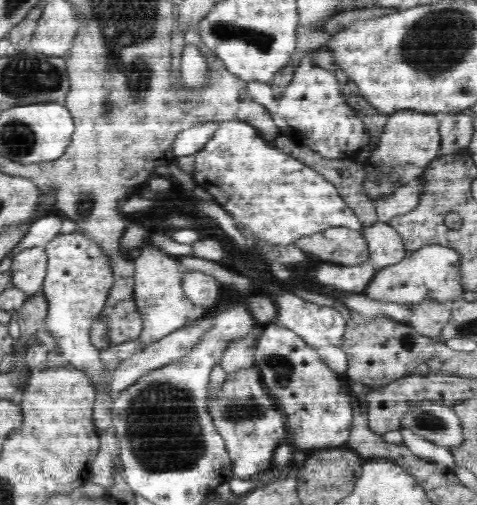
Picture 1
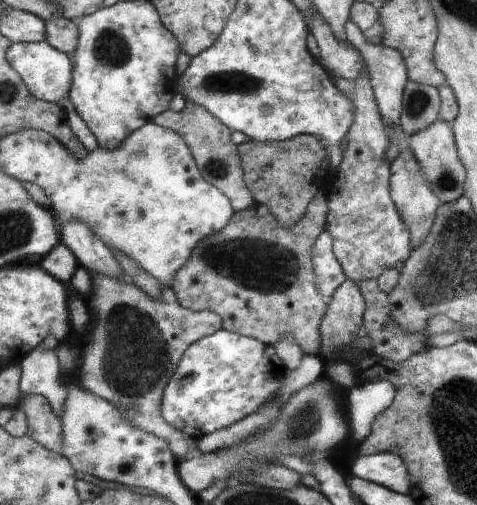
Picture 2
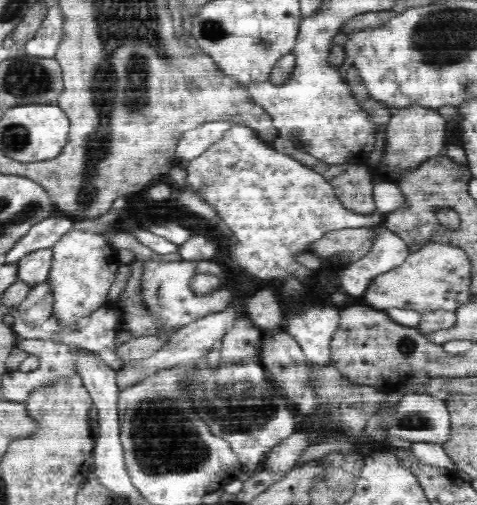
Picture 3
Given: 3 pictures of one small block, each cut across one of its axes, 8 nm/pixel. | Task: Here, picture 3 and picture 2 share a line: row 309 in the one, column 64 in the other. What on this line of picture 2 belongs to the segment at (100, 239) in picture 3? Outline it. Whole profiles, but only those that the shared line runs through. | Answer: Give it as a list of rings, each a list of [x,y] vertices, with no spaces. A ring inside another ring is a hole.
[[[47,40],[37,43],[12,43],[8,58],[15,70],[23,77],[23,81],[27,84],[27,90],[36,98],[58,105],[60,100],[71,92],[74,81],[72,59],[61,50],[52,48]]]

